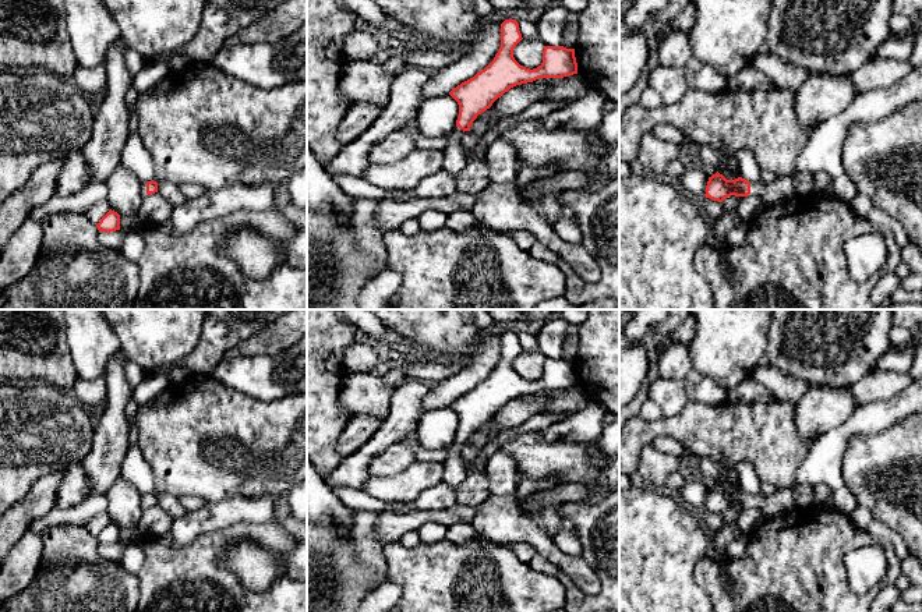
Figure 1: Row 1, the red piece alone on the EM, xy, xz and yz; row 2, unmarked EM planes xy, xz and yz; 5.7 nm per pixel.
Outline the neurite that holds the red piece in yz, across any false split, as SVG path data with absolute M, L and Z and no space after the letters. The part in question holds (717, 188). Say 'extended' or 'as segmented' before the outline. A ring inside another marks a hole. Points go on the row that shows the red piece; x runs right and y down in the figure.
extended; M718 171L709 177L706 198L723 202L727 197L759 197L764 206L781 204L795 195L794 177L777 177L771 183L752 181L738 177L727 180Z

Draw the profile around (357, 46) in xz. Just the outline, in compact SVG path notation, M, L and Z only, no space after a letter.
M357 29L346 38L343 45L343 56L347 63L370 60L378 50L377 39L371 35L363 35Z

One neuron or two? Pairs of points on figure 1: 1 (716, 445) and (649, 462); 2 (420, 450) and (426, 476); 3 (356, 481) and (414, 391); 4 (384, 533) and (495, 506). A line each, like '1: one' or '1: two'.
1: two
2: two
3: one
4: two

